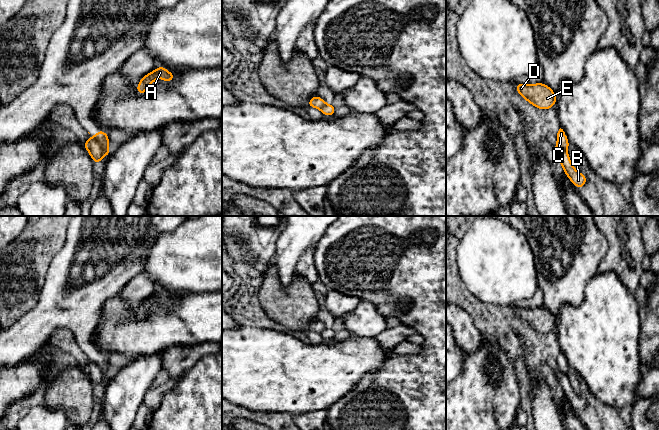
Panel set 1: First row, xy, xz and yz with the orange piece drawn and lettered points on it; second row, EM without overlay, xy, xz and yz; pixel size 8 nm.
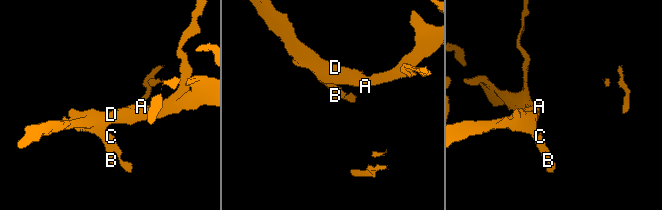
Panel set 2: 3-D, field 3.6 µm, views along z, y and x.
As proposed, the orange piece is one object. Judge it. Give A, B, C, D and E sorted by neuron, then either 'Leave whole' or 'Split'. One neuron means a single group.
Groups: A B D E / C. Split

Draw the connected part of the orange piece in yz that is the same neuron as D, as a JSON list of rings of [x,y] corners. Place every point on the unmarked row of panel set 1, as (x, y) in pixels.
[[[543,306],[533,309],[518,307],[515,308],[515,313],[523,323],[538,333],[547,334],[556,329],[554,315]]]

